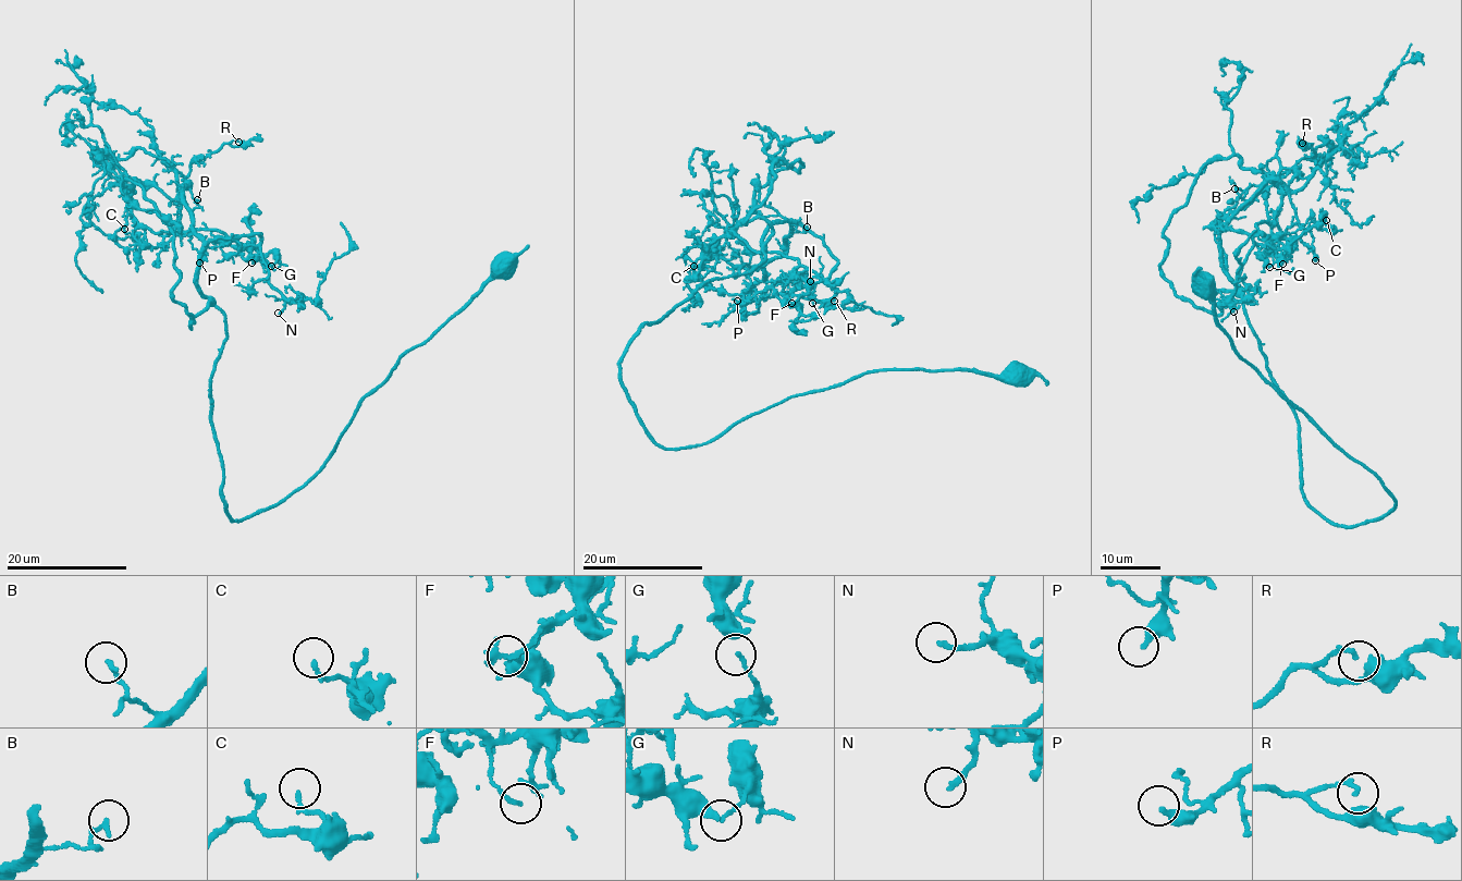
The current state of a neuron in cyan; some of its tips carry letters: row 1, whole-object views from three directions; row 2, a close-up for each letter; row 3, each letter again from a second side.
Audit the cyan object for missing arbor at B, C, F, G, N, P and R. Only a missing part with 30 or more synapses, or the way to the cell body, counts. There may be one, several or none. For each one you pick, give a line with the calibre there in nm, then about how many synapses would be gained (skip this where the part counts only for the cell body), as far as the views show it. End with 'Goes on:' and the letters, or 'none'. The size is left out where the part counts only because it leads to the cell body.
N: 190 nm | 30 syn
Goes on: N

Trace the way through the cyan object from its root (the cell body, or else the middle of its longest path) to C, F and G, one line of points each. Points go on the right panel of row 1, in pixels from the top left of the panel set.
C: (1204, 284), (1381, 516), (1304, 499), (1221, 267), (1284, 169), (1280, 230), (1326, 220)
F: (1204, 284), (1239, 355), (1387, 488), (1393, 508), (1362, 525), (1304, 499), (1295, 413), (1220, 230), (1282, 264)
G: (1204, 284), (1239, 355), (1387, 488), (1376, 518), (1332, 525), (1304, 499), (1221, 229), (1289, 251), (1269, 267)

